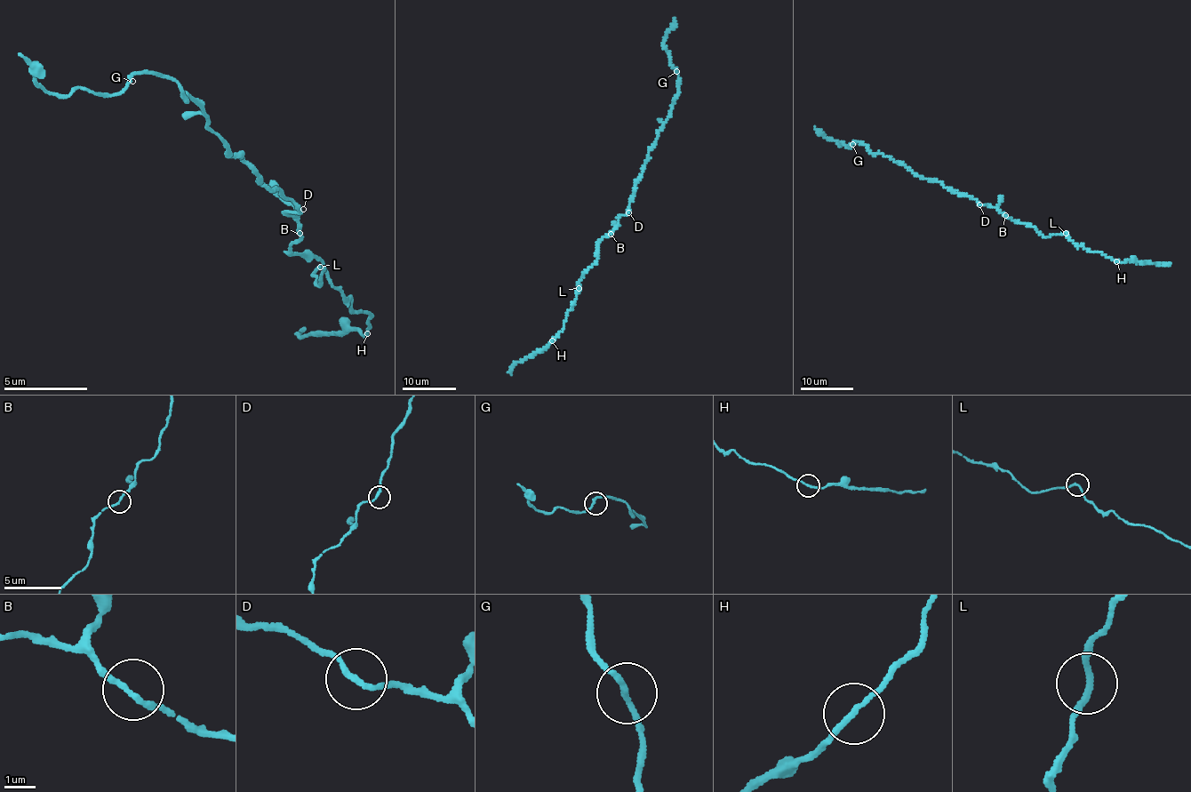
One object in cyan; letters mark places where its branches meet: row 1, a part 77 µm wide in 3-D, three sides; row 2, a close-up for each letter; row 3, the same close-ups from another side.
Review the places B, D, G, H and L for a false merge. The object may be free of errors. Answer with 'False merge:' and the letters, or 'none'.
False merge: none

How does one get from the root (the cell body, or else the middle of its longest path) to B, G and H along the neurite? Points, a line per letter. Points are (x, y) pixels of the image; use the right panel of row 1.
B: (980, 204), (996, 208), (1005, 215)
G: (980, 204), (945, 188), (939, 181), (914, 174), (889, 157), (871, 153), (866, 146), (852, 144)
H: (980, 204), (996, 208), (1018, 222), (1028, 223), (1045, 236), (1065, 233), (1076, 244), (1116, 260)

